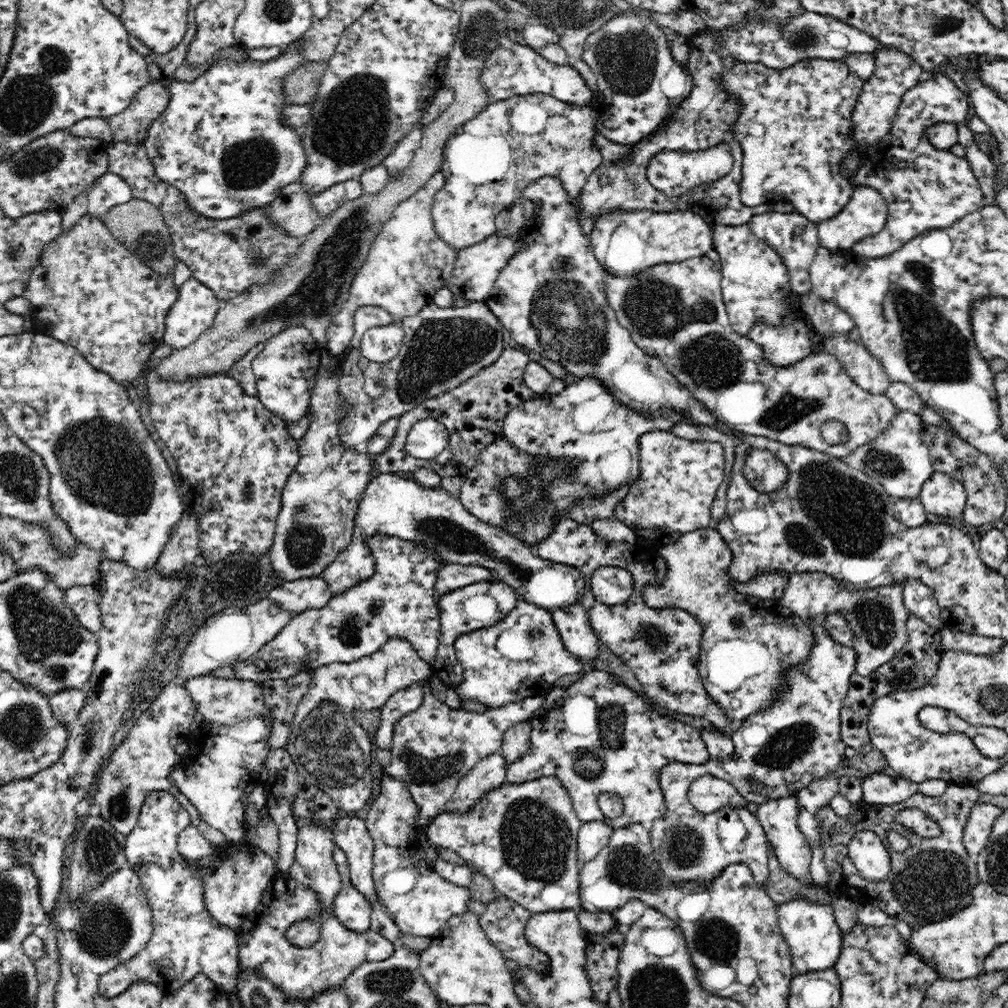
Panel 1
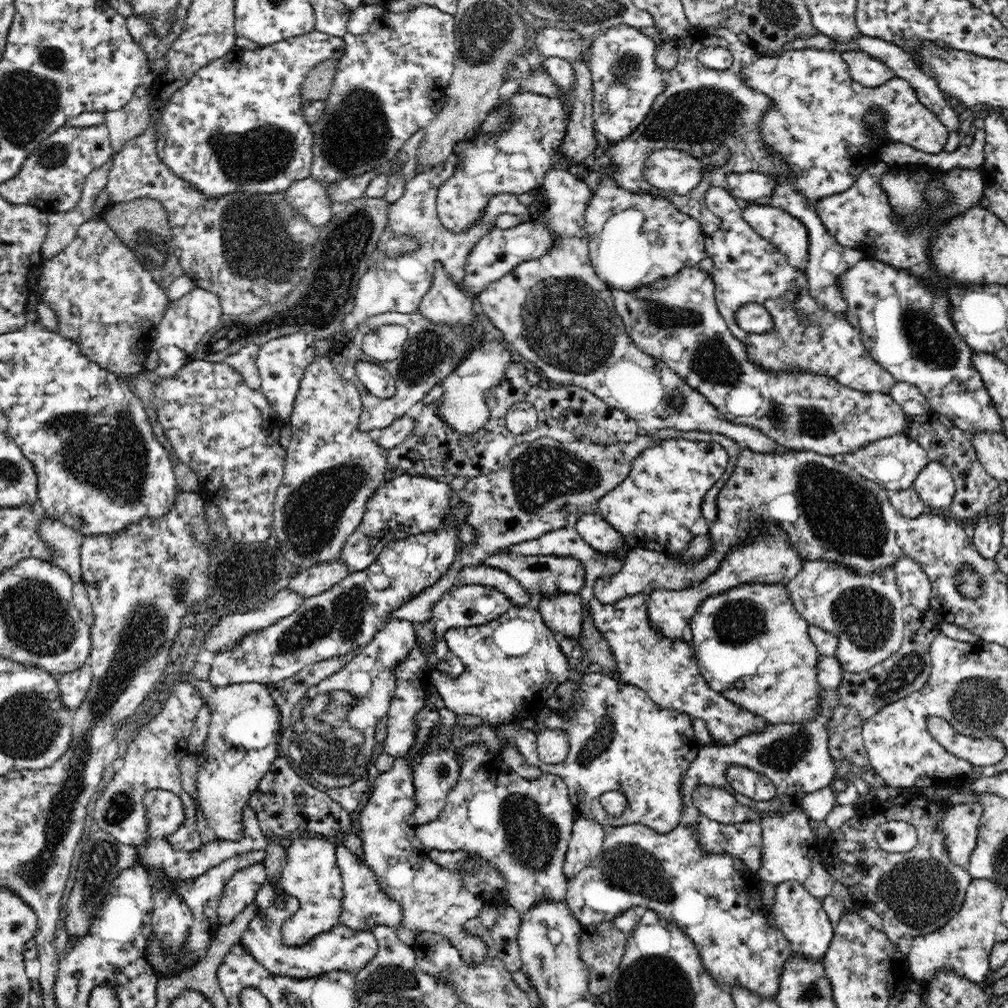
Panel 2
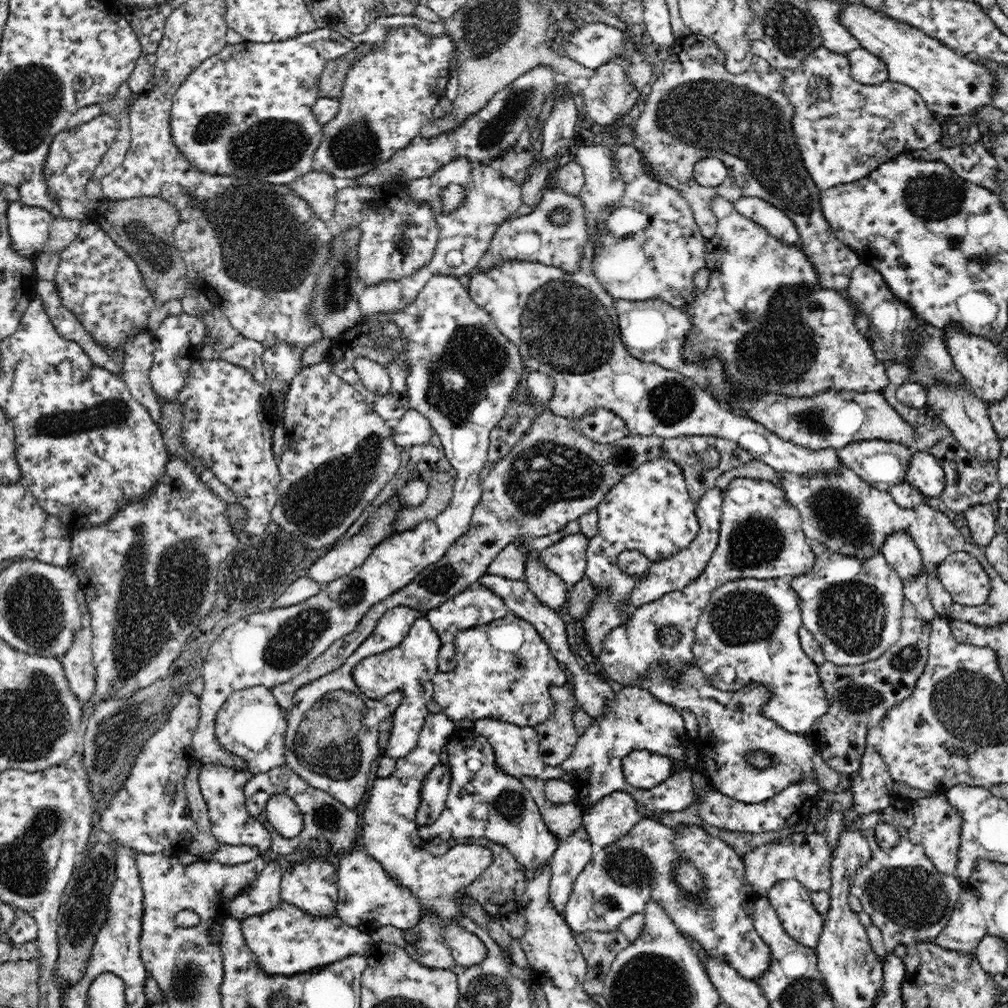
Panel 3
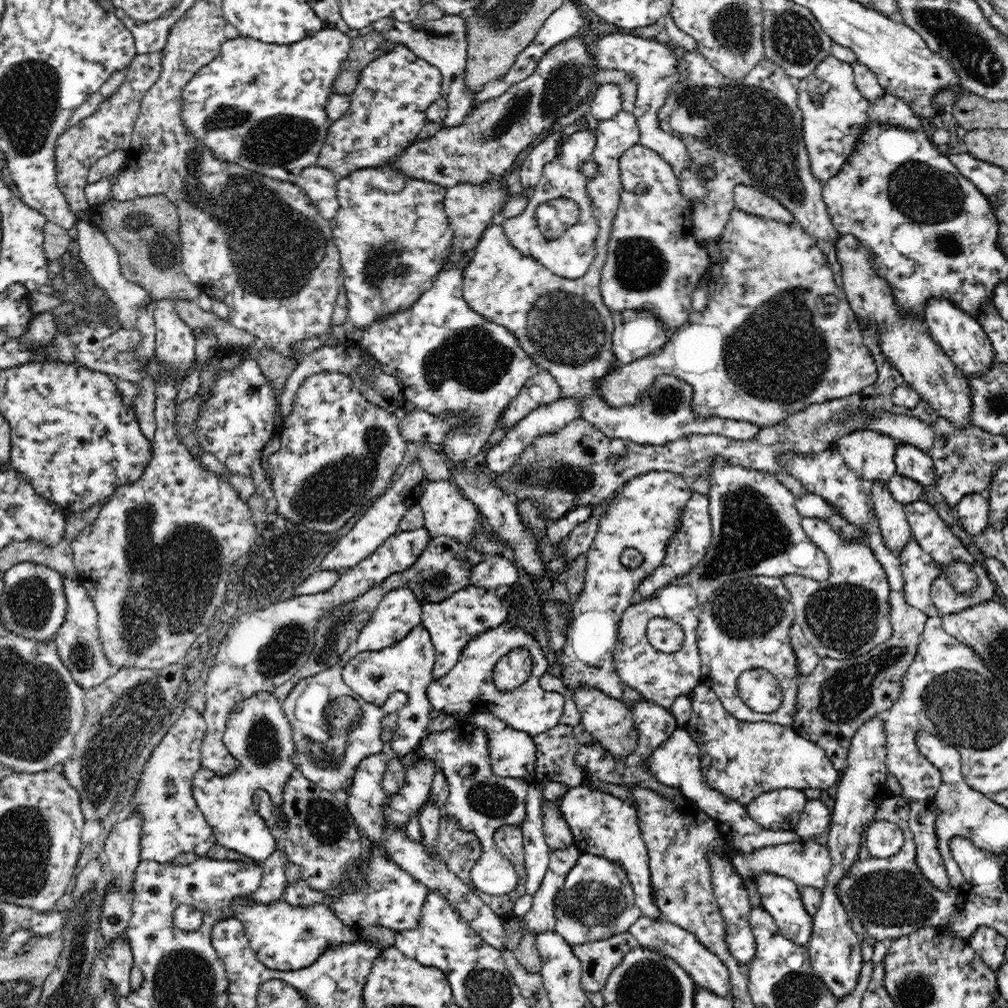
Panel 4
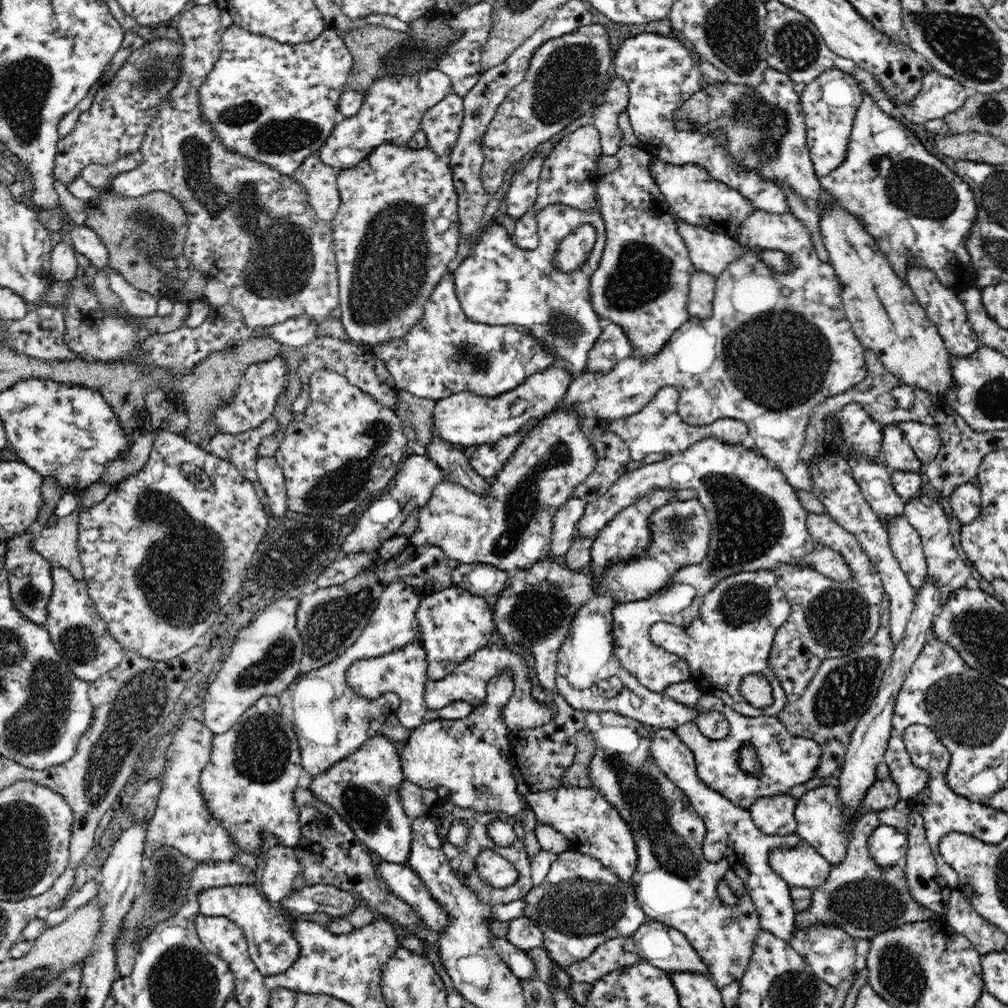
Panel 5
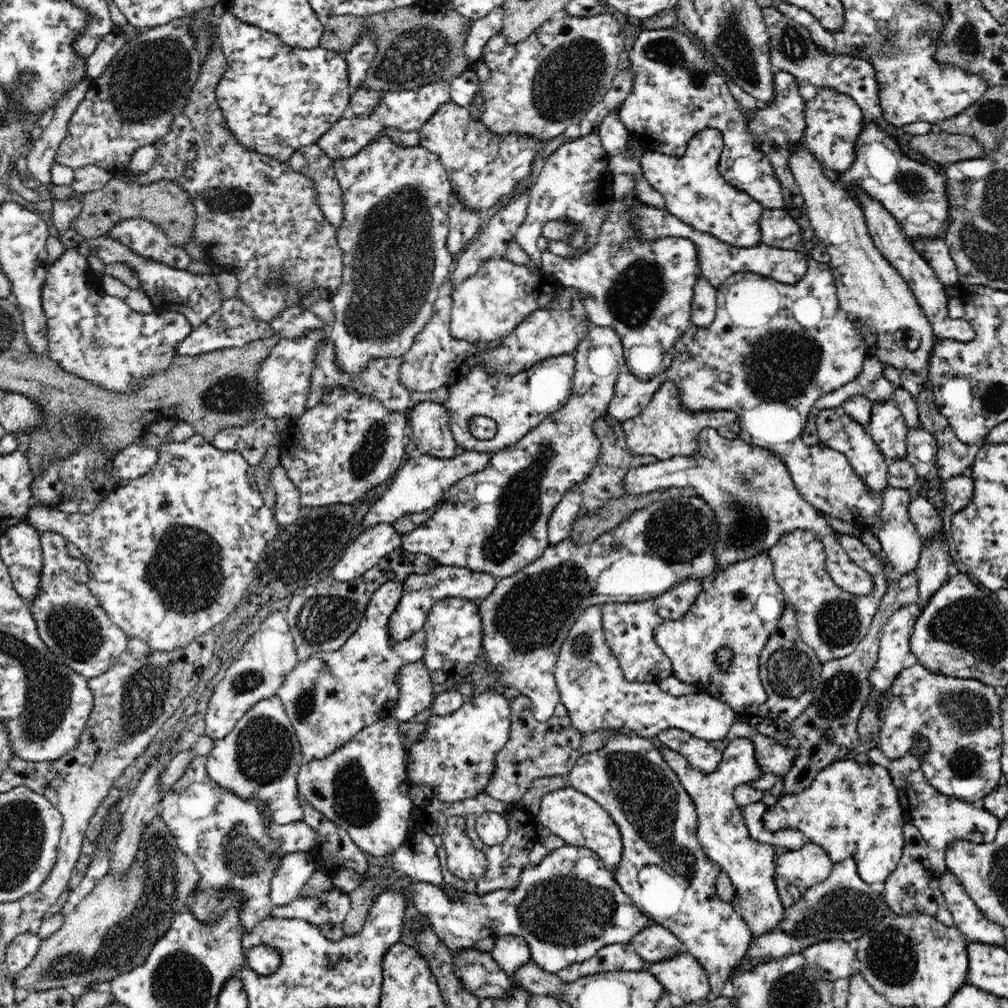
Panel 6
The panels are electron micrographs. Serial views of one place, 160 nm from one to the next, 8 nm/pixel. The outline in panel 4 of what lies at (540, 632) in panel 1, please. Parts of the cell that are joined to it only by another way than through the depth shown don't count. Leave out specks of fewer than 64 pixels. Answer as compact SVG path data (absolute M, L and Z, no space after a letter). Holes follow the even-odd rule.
M504 621L500 626L472 638L464 646L452 670L442 677L434 678L428 685L426 696L431 706L443 714L458 714L458 721L468 721L469 716L476 712L492 713L520 732L538 735L556 726L562 720L565 710L565 699L559 693L548 692L540 686L539 680L546 674L546 668L548 661L538 641L530 633ZM518 648L525 648L530 653L530 676L514 690L500 692L493 681L496 663L511 650Z

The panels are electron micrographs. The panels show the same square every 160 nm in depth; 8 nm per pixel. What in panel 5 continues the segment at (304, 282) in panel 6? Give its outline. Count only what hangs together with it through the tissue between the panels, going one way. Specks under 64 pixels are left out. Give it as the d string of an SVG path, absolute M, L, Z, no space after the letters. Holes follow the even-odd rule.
M215 1L206 5L195 5L188 7L181 14L181 18L173 26L174 30L178 30L180 43L180 78L176 82L176 88L172 93L160 104L158 104L158 114L156 118L150 122L144 134L144 140L140 144L139 151L144 155L144 162L133 168L132 170L117 174L110 182L111 190L116 191L125 197L139 197L154 191L164 191L170 193L174 198L183 203L184 212L187 214L187 234L183 246L183 255L197 268L201 273L201 277L206 281L216 279L228 287L231 296L230 307L234 308L245 326L254 330L256 328L266 328L266 326L276 326L282 322L288 321L288 318L296 318L296 316L306 316L309 320L321 324L330 318L330 314L334 309L340 306L339 298L339 276L337 273L337 262L335 257L335 249L332 238L332 225L319 219L314 209L309 203L307 190L294 177L285 175L274 170L270 165L244 157L230 149L224 147L220 137L216 136L216 131L212 129L212 125L202 117L200 113L199 88L204 79L210 74L214 68L214 64L220 58L223 49L221 40L224 34L224 26L221 21L222 10L217 6Z

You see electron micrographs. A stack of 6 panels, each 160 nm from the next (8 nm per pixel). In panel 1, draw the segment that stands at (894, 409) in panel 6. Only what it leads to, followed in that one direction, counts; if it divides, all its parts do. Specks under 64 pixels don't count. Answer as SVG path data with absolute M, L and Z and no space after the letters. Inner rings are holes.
M934 471L922 485L918 498L926 512L962 520L966 504L965 488L949 474Z

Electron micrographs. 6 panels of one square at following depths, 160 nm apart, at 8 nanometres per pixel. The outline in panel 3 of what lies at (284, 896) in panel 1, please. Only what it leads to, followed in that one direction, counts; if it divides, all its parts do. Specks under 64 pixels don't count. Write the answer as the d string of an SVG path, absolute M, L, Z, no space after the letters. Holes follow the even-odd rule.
M284 901L265 914L242 919L240 922L245 943L254 952L262 968L271 975L300 975L355 954L368 954L374 945L370 932L358 931L356 928L345 924L336 914L317 918Z

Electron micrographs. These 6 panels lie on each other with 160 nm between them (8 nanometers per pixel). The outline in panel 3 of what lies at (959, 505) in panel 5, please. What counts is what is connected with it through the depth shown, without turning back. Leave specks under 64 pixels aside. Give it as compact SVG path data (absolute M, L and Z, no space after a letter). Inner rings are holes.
M979 504L964 511L974 544L984 548L997 534L997 522L990 505Z

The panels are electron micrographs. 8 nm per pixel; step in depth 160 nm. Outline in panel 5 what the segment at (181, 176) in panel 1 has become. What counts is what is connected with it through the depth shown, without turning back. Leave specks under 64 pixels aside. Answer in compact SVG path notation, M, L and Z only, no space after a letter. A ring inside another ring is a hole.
M232 23L229 27L225 28L221 43L223 46L221 56L199 88L198 98L202 117L212 125L212 129L216 131L216 136L220 137L220 141L222 141L222 144L227 149L252 160L270 165L274 170L291 176L299 168L304 159L307 159L312 153L318 152L319 148L326 142L329 134L333 131L334 125L337 123L337 119L339 119L338 106L340 105L341 94L345 90L346 82L349 81L349 75L352 71L353 56L347 49L340 33L334 28L327 28L318 38L314 38L312 42L287 45L264 35L252 34L252 32Z

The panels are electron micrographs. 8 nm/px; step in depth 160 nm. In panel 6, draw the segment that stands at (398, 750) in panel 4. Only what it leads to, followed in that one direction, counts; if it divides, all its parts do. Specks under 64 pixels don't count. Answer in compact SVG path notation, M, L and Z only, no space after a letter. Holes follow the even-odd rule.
M423 660L404 666L398 672L396 681L400 683L400 696L392 715L400 723L431 707L436 694L430 671Z

